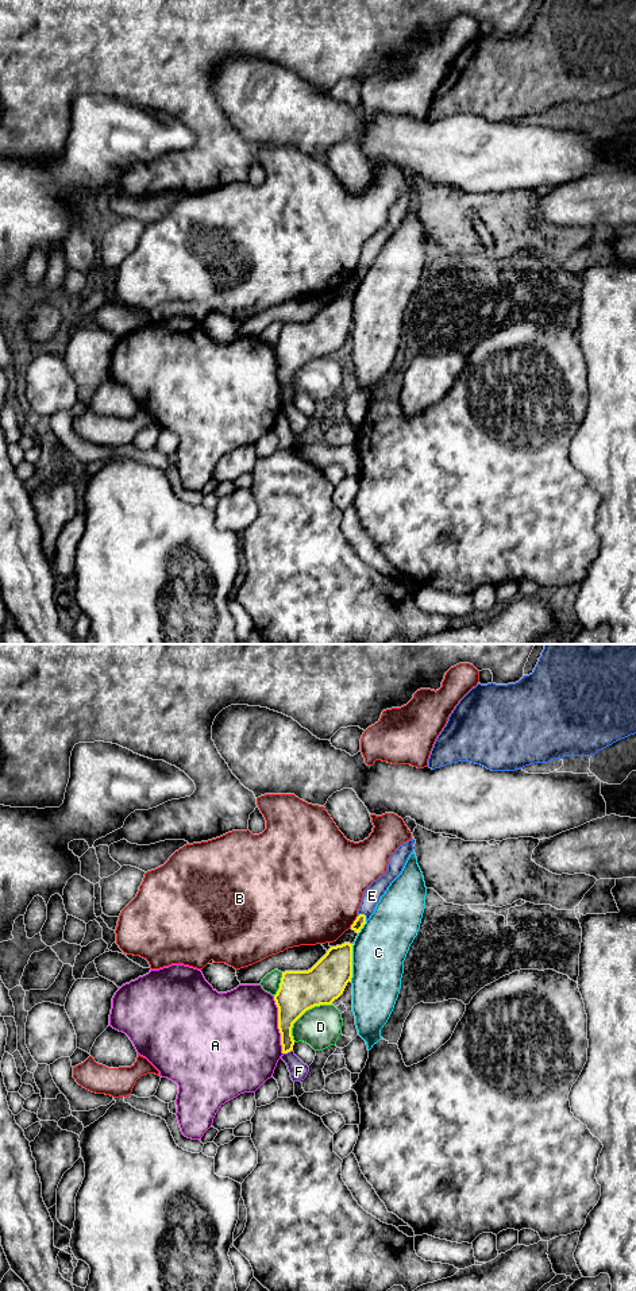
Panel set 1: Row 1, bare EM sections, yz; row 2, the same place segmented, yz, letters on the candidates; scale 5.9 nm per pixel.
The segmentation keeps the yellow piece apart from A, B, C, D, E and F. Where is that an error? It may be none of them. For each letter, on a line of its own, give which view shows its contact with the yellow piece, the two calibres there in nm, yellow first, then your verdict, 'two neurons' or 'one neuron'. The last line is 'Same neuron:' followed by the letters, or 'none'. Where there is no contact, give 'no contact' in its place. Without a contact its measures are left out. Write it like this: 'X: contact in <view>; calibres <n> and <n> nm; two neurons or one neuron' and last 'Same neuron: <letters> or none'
A: contact in yz; calibres 240 and 480 nm; two neurons
B: contact in yz; calibres 70 and 480 nm; two neurons
C: contact in yz; calibres 240 and 320 nm; two neurons
D: contact in yz; calibres 240 and 260 nm; two neurons
E: contact in yz; calibres 70 and 110 nm; two neurons
F: contact in yz; calibres 150 and 110 nm; two neurons
Same neuron: none

